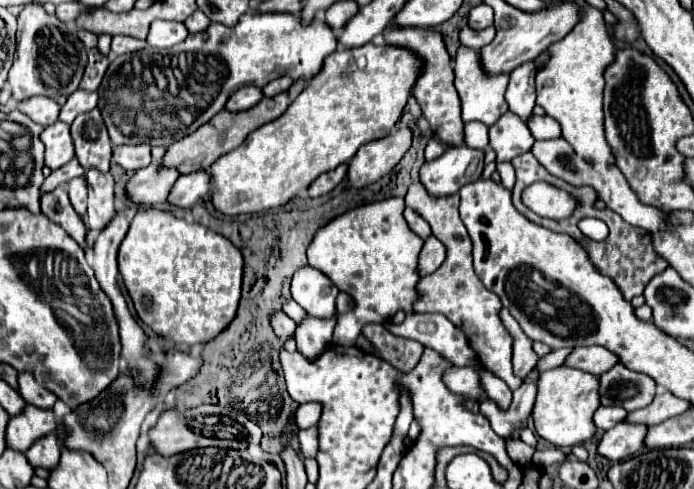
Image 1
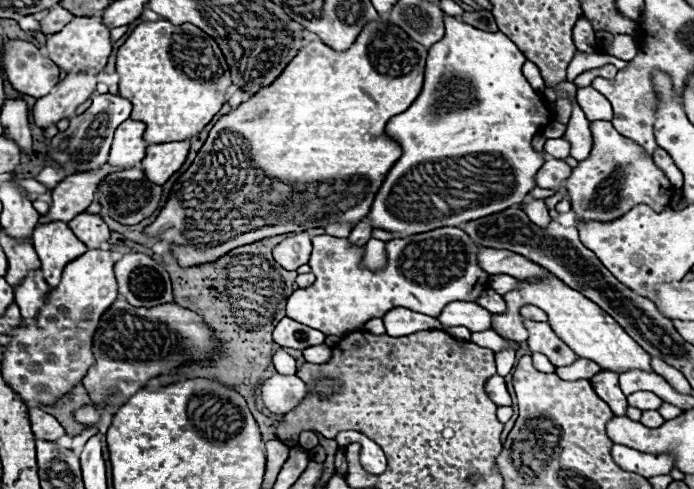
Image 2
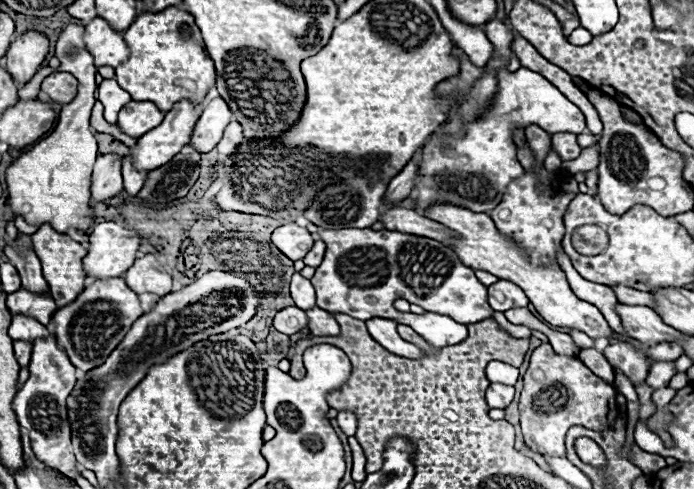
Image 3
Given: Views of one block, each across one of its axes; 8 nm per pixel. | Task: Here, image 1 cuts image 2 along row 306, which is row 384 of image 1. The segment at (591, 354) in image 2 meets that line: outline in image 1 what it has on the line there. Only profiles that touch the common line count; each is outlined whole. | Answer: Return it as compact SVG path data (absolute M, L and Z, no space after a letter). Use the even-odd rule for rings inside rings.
M414 182L408 188L406 206L416 210L430 224L432 234L446 246L446 260L442 262L442 266L434 274L420 278L420 282L416 286L420 298L416 300L414 312L444 314L452 324L456 324L466 334L468 344L472 346L472 350L476 350L482 366L486 370L490 370L492 374L496 374L498 378L502 378L508 384L508 388L515 391L522 384L522 380L516 378L512 372L512 336L504 330L504 324L500 322L502 302L496 294L488 292L484 288L484 284L480 282L480 278L476 278L476 274L474 274L472 242L470 242L468 232L458 216L458 200L460 200L458 194L440 196L440 198L430 196L424 190L422 182ZM560 366L542 372L538 380L538 396L534 404L534 426L536 432L556 446L576 446L590 440L596 434L592 420L600 406L600 378L584 370Z

